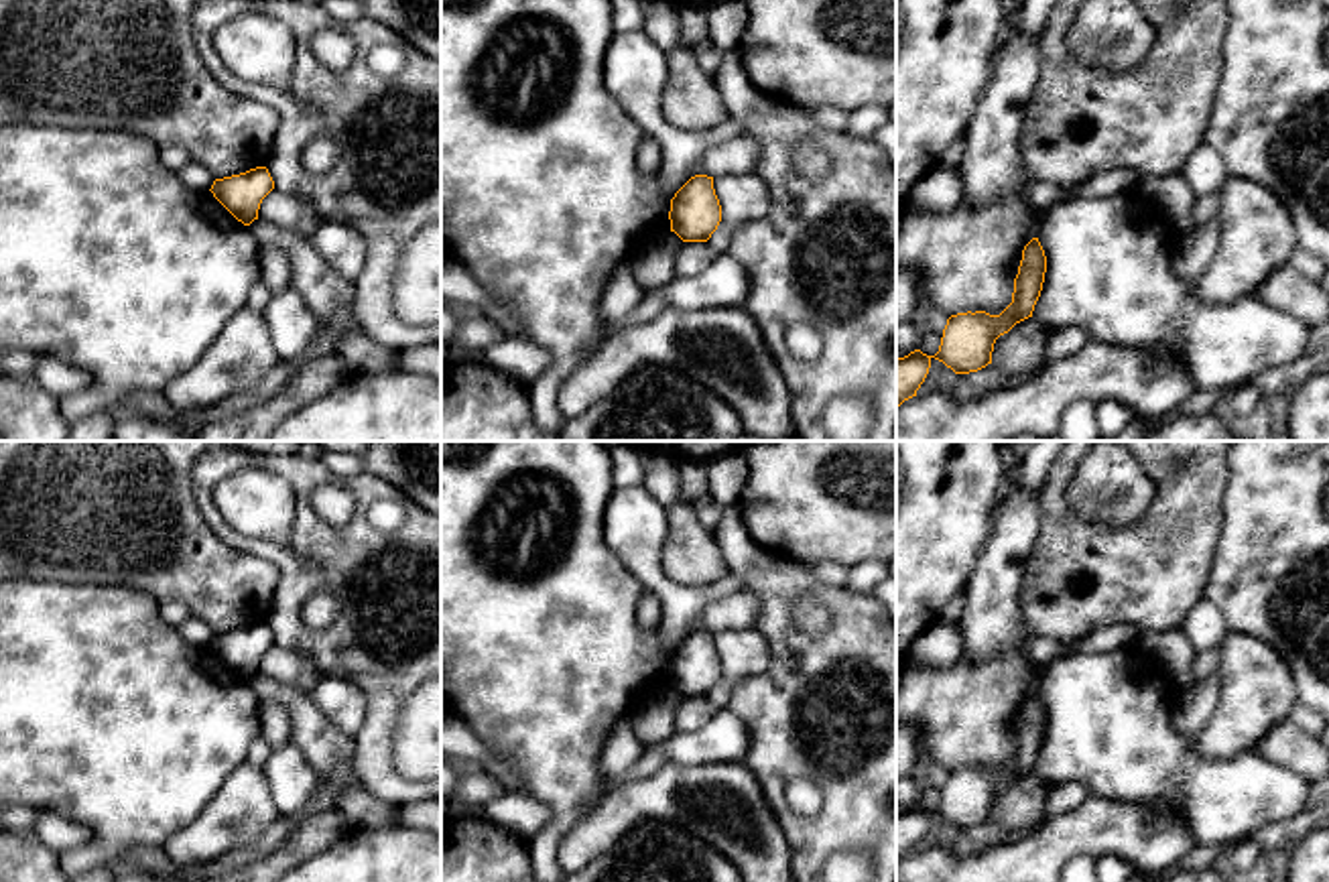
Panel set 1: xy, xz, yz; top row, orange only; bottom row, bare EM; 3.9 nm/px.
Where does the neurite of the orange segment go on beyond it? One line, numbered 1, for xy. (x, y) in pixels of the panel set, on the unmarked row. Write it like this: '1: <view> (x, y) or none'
1: none

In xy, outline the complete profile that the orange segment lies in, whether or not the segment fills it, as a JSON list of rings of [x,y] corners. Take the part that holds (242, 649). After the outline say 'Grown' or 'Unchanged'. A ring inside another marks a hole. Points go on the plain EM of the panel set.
[[[256,622],[240,630],[215,634],[213,652],[244,681],[258,675],[262,654],[274,644],[266,622]]]. Unchanged

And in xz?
[[[691,632],[671,654],[669,675],[683,697],[707,697],[721,677],[713,632]]]. Unchanged

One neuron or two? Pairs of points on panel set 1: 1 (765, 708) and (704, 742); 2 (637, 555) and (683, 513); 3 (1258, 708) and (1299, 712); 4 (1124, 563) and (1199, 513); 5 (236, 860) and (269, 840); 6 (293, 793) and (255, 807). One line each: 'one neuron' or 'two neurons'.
1: two neurons
2: two neurons
3: two neurons
4: one neuron
5: one neuron
6: two neurons

